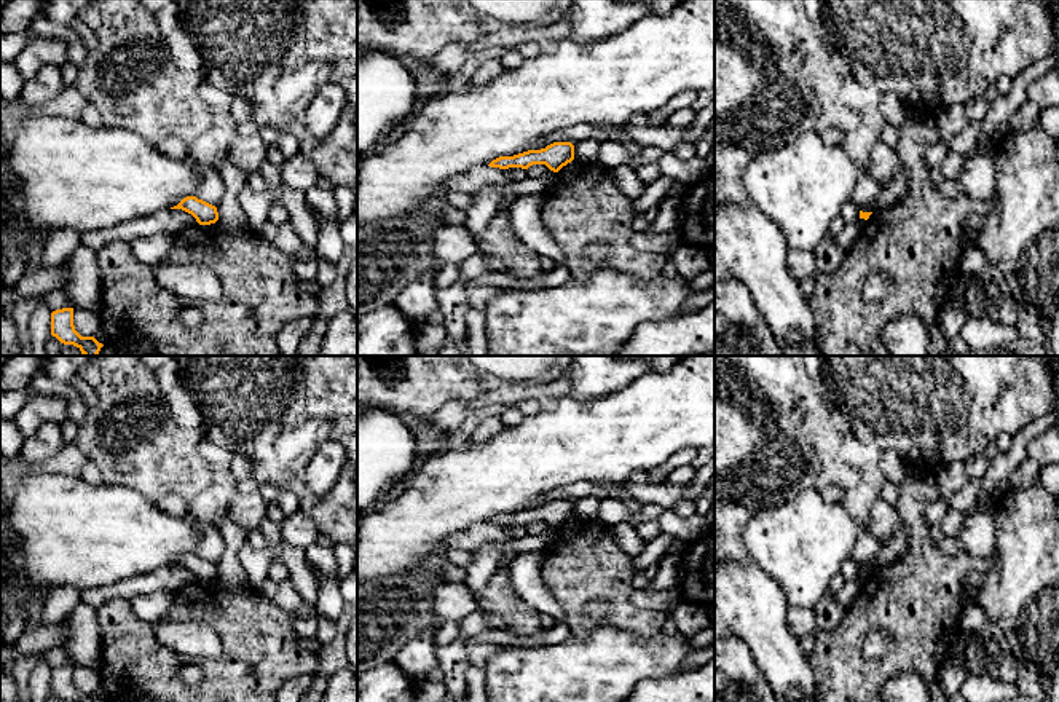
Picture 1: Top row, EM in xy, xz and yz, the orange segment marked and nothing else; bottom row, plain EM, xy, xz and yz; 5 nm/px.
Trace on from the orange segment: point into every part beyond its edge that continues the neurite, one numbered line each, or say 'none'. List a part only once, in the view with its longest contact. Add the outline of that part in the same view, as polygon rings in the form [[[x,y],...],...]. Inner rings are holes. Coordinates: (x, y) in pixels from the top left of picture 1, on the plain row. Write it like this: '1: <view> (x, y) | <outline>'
none

